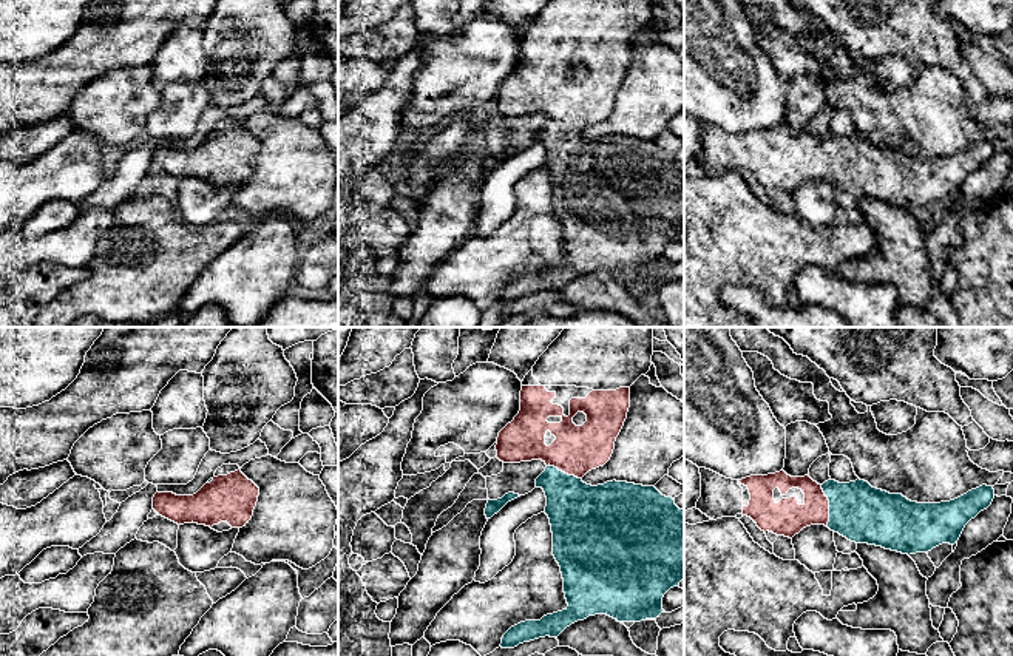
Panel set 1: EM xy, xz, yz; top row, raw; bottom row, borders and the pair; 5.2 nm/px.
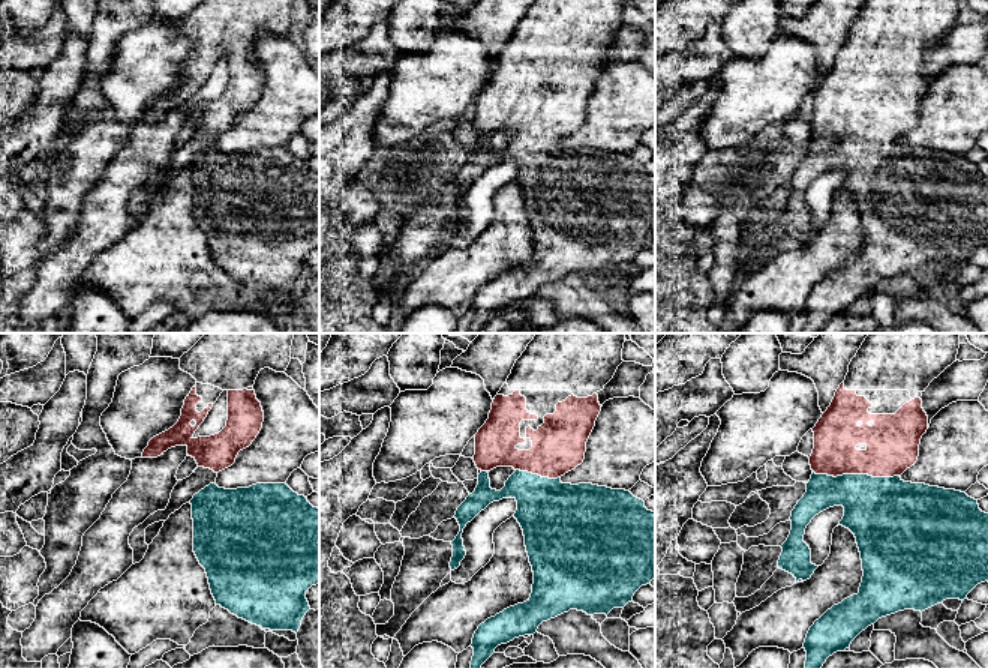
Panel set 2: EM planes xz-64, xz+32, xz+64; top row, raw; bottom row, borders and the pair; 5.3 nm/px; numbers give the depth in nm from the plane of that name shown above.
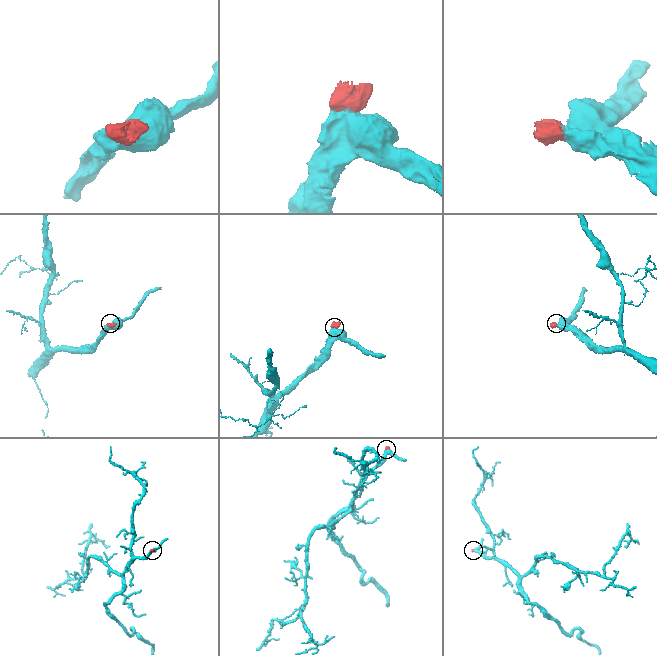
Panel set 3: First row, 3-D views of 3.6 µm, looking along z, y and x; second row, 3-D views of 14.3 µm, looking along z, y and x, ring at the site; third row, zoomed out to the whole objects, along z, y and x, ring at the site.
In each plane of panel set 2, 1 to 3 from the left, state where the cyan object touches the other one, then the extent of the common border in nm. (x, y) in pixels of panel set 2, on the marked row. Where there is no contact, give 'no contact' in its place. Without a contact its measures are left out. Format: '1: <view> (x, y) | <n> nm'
1: no contact
2: xz+32 (538, 475) | 240 nm
3: xz+64 (856, 473) | 460 nm

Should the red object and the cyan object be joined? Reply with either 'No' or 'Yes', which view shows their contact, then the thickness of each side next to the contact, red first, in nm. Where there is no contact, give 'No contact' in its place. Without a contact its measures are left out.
Yes. Touches red in yz. Thickness 190 nm (red) against 300 nm

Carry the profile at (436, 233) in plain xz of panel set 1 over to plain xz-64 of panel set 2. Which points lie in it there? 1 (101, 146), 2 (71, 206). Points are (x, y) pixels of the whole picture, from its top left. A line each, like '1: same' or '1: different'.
1: different
2: different

